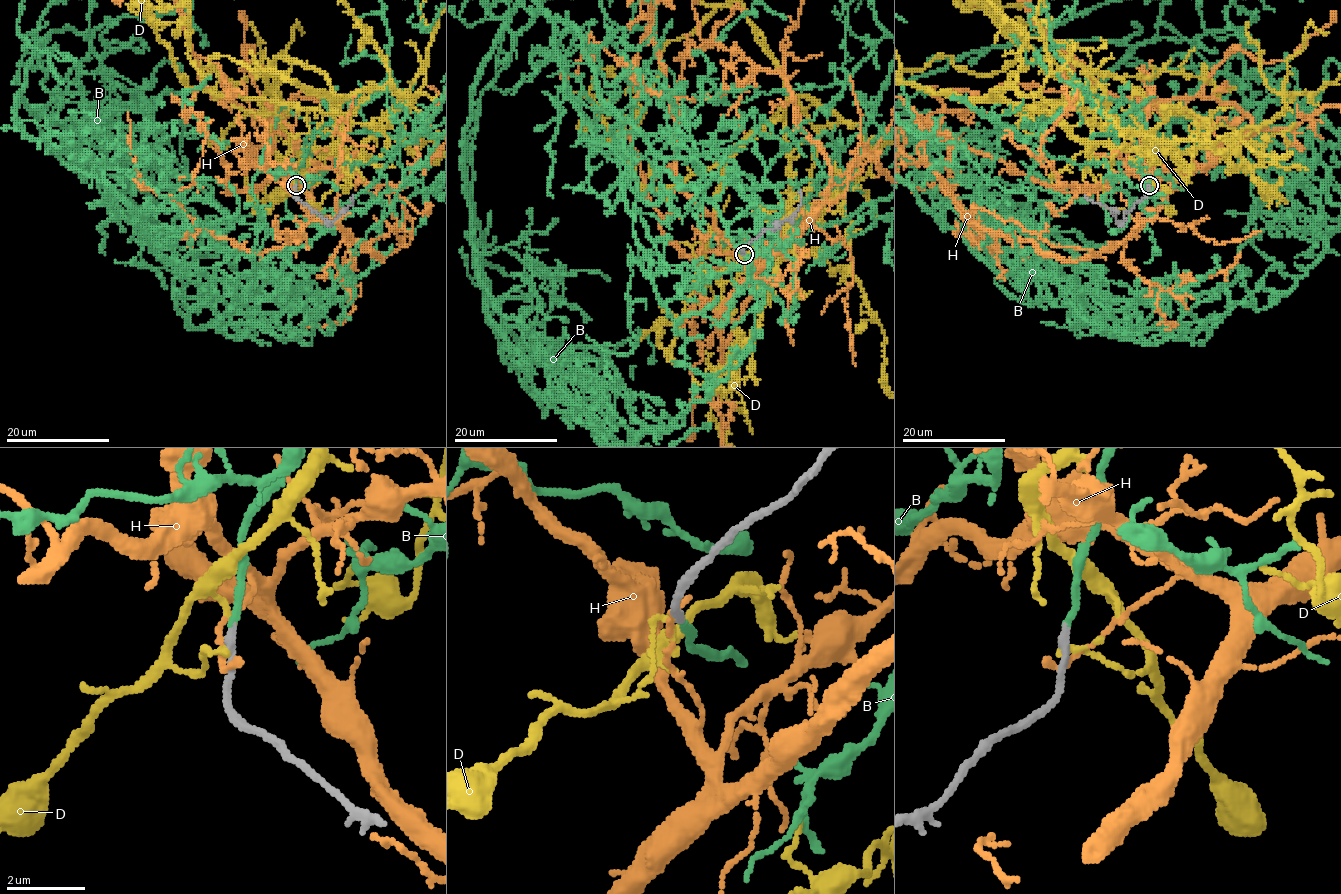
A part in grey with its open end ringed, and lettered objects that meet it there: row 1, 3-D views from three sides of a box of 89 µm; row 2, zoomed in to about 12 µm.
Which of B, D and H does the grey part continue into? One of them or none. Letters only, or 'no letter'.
B

